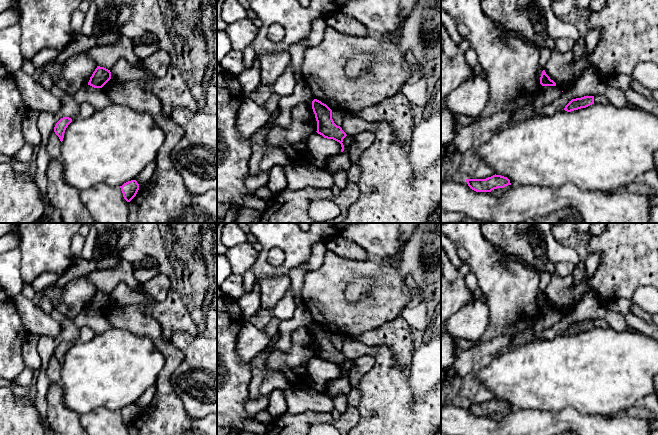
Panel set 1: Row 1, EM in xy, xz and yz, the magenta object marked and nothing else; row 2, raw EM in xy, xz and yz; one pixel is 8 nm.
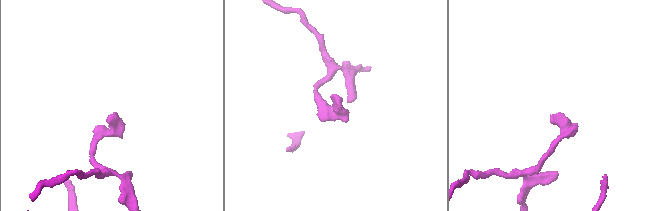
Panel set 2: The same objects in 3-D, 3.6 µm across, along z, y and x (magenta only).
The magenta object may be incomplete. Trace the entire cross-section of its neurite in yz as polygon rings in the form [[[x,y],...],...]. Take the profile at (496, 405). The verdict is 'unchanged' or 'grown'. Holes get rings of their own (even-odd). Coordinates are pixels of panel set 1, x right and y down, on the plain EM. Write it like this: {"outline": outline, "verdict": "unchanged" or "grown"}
{"outline": [[[496,398],[486,403],[466,403],[466,406],[476,416],[491,416],[494,413],[511,409],[507,401]]], "verdict": "unchanged"}

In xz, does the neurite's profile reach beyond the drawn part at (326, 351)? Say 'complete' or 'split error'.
complete

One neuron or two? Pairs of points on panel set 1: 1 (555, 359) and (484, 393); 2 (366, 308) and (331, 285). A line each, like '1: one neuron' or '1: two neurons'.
1: two neurons
2: one neuron

